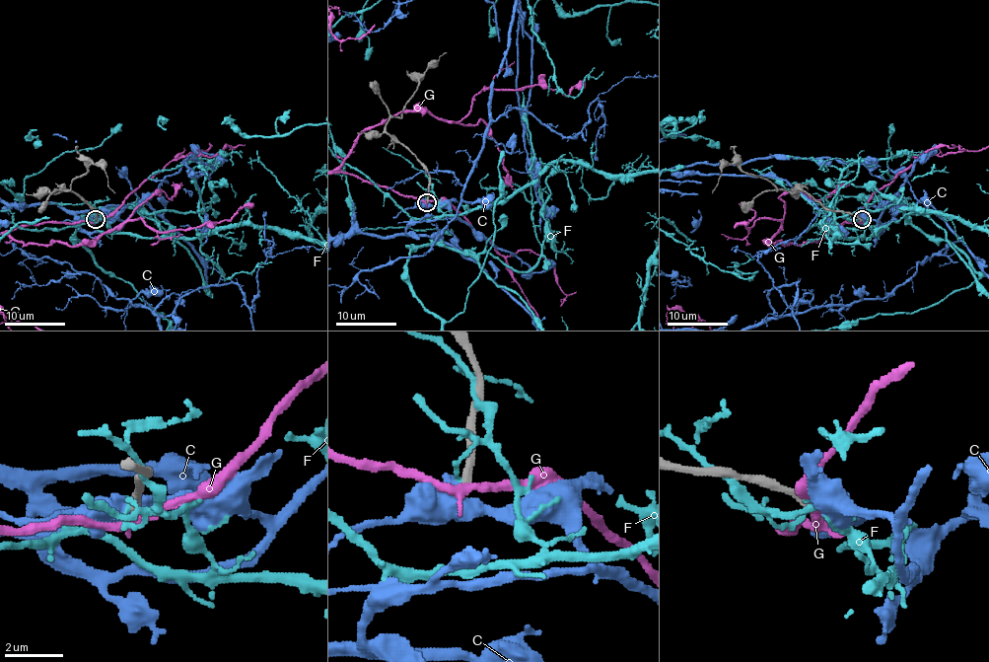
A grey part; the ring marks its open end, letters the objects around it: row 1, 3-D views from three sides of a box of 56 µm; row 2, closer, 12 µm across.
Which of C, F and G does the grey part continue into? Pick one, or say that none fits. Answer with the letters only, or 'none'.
none

